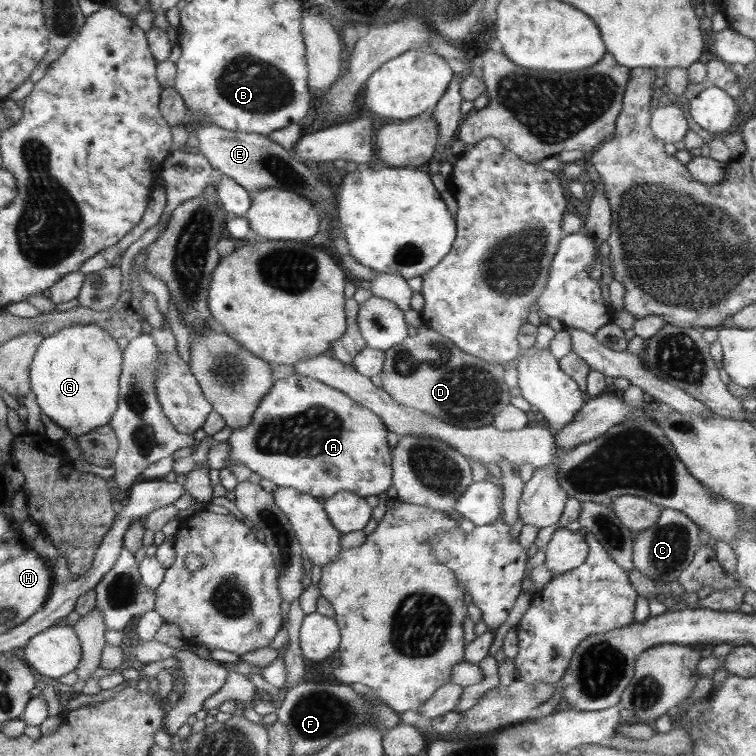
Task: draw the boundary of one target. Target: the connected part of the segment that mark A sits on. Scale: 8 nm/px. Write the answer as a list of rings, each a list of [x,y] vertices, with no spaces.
[[[293,372],[288,378],[274,380],[268,394],[259,402],[250,424],[233,429],[227,440],[230,452],[225,468],[230,463],[242,463],[276,486],[292,487],[316,498],[323,496],[327,499],[341,491],[361,497],[377,496],[392,486],[393,468],[387,431],[374,412],[360,406],[347,394],[315,378]]]

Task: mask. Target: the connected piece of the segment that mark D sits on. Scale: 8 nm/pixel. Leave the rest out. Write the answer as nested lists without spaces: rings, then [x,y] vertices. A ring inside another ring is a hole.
[[[423,324],[417,328],[418,332],[415,336],[407,336],[400,344],[392,346],[392,348],[385,350],[385,359],[383,362],[383,369],[379,374],[382,379],[382,388],[396,401],[407,407],[415,408],[422,411],[424,414],[430,414],[438,420],[442,420],[444,423],[448,423],[458,428],[473,429],[481,426],[492,425],[499,412],[509,403],[509,387],[504,381],[504,371],[508,366],[516,366],[516,359],[512,362],[504,365],[498,363],[491,363],[483,361],[481,358],[468,354],[466,351],[460,350],[449,338],[438,334],[434,329],[431,329],[428,325]]]

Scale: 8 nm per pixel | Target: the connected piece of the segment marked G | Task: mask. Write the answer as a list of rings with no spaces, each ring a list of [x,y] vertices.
[[[75,323],[42,339],[30,365],[31,389],[45,415],[67,432],[67,440],[108,425],[117,410],[123,351],[97,324]]]

